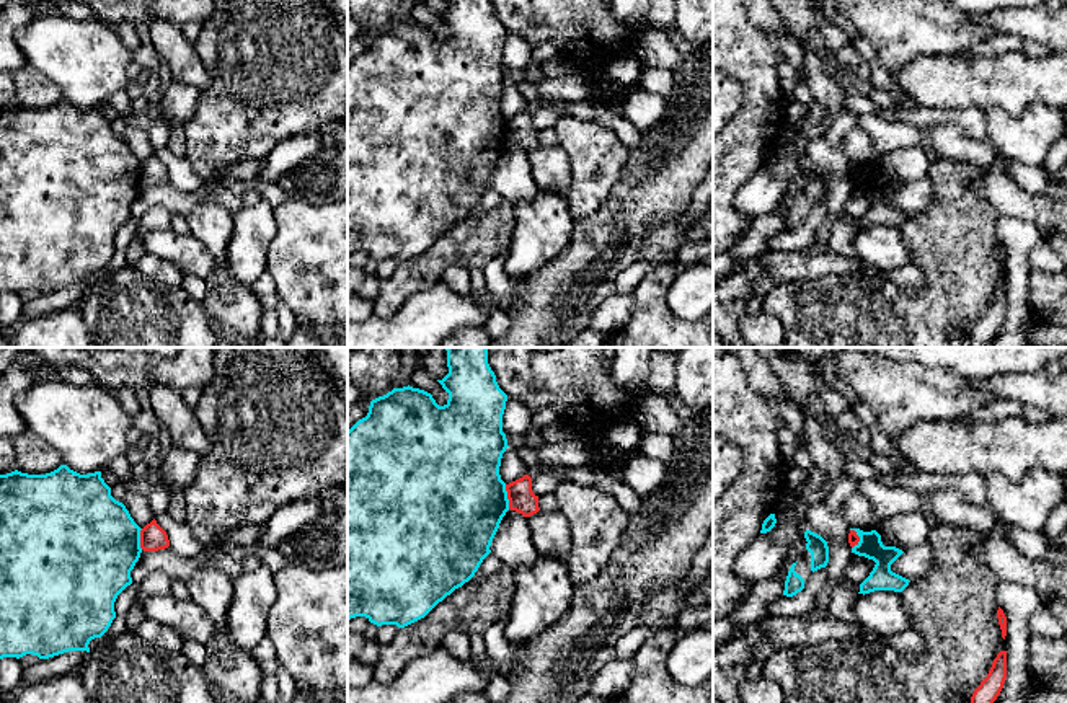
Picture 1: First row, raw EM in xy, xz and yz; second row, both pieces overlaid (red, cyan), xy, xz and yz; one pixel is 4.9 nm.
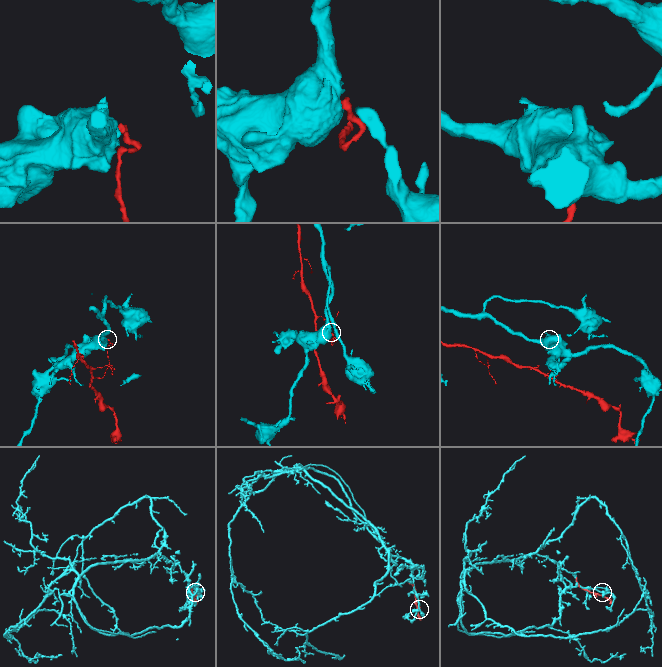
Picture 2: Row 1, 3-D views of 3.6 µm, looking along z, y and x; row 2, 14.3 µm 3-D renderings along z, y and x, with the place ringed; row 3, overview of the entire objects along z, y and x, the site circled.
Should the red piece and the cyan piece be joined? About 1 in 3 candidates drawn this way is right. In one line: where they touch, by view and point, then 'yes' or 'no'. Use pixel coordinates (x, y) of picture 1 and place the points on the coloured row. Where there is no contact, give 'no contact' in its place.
meets red in xz at (508, 496); no

